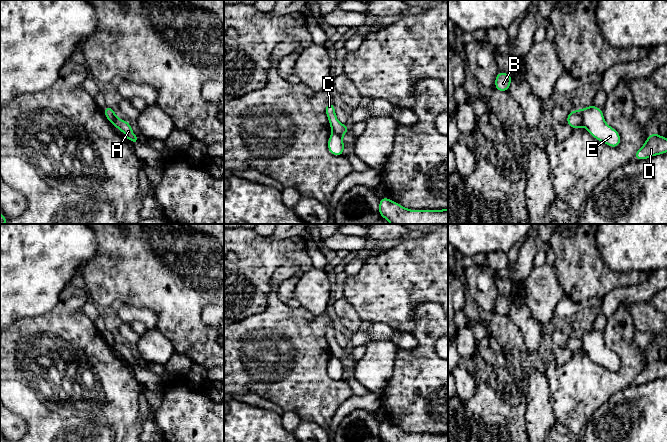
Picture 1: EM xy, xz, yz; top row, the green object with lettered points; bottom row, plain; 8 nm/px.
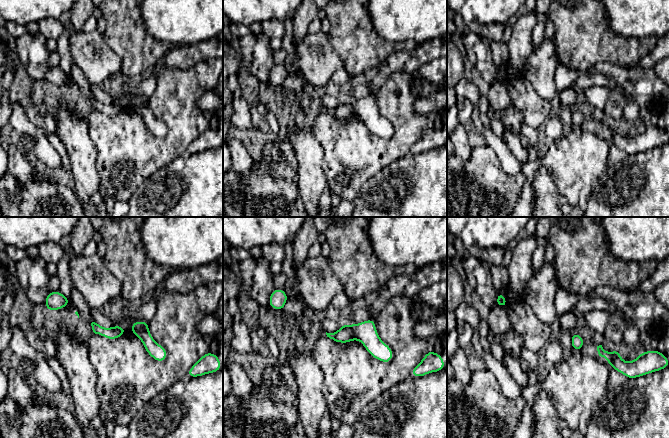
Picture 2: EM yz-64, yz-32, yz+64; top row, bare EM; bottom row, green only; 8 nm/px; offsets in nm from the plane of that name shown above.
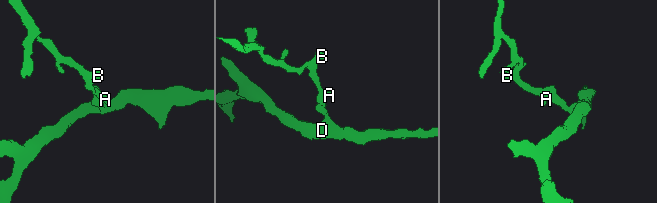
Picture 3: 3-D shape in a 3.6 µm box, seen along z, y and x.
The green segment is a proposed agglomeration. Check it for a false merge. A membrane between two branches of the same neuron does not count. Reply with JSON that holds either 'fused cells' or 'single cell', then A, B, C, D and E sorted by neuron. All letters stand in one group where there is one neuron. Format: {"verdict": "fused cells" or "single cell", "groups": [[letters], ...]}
{"verdict": "fused cells", "groups": [["A", "B", "C"], ["D", "E"]]}

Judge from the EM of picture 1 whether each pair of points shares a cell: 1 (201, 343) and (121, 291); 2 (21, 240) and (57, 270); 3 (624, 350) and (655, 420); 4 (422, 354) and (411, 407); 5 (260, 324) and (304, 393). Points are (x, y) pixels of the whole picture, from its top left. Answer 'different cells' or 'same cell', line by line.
1: same cell
2: same cell
3: different cells
4: same cell
5: same cell

